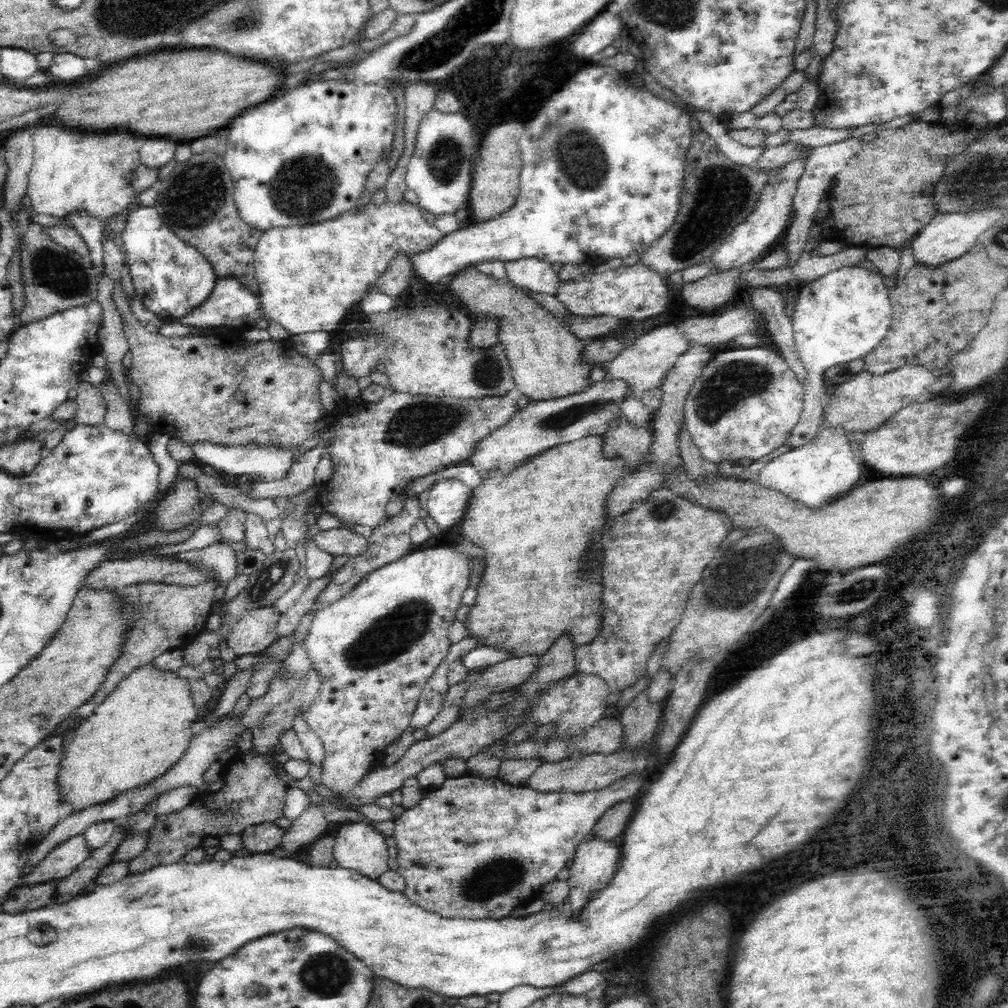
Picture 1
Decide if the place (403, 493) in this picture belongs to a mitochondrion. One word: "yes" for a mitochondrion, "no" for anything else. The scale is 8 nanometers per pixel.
no

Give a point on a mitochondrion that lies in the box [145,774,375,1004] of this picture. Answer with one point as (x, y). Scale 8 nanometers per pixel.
(327, 974)

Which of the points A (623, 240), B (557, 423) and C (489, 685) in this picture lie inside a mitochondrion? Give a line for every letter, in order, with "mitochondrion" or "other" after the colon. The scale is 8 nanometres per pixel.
A: other
B: mitochondrion
C: other

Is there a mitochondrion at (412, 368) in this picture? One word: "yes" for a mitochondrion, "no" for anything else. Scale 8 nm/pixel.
no

